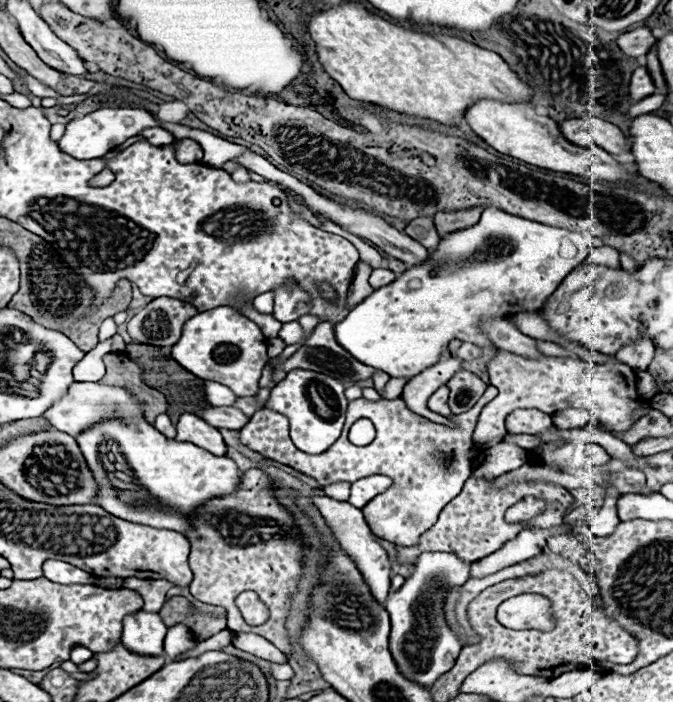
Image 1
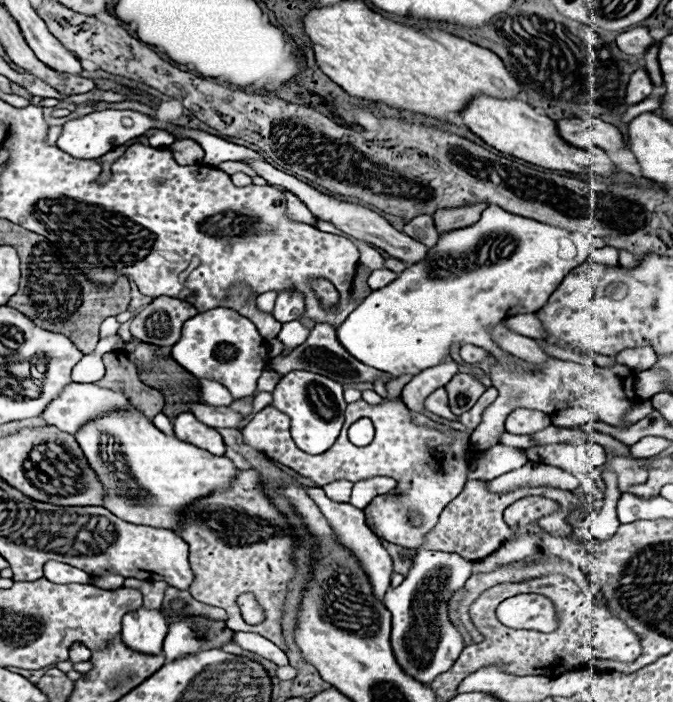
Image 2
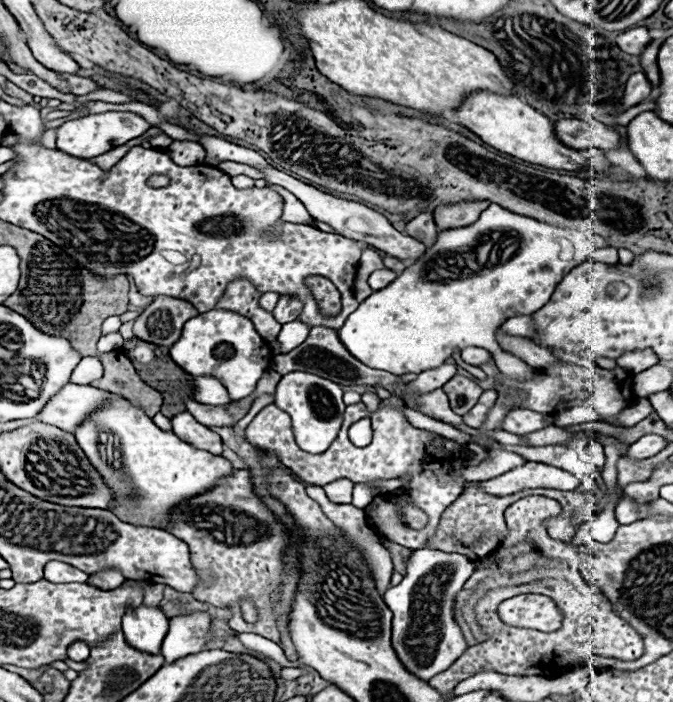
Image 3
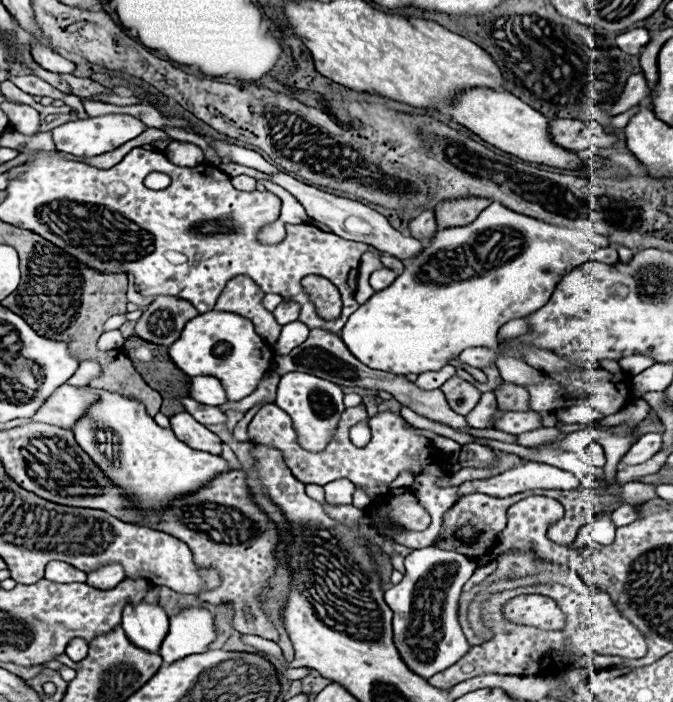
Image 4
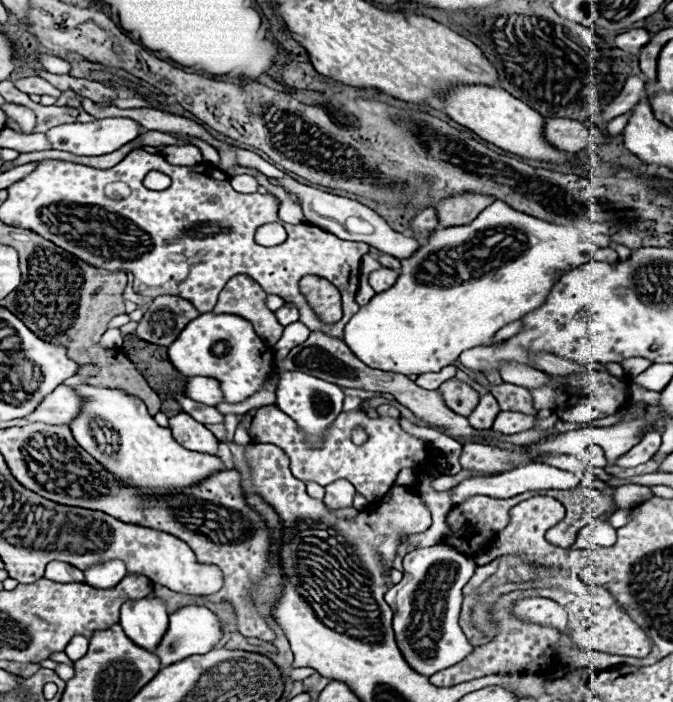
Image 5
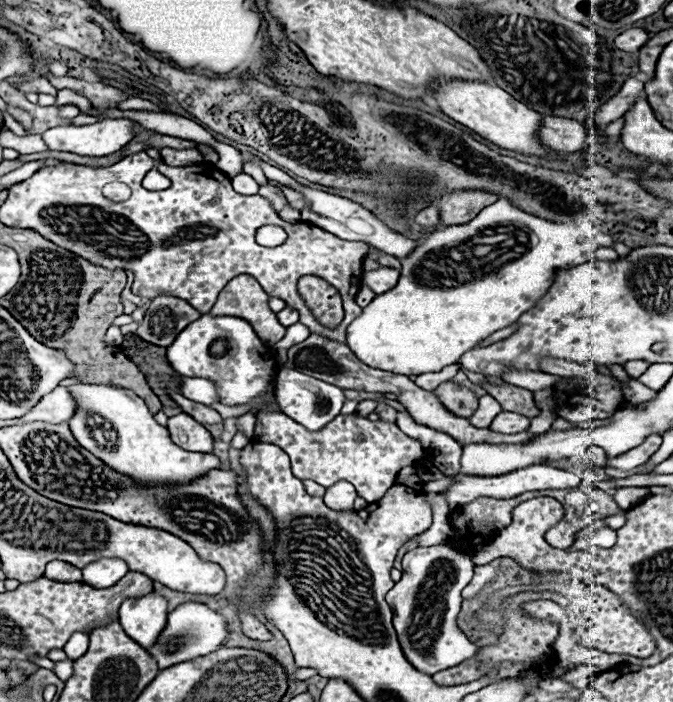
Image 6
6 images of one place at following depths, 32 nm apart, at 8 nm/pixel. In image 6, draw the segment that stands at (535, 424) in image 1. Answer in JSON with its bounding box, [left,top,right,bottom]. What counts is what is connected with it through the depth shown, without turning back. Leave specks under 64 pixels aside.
[490,412,532,434]

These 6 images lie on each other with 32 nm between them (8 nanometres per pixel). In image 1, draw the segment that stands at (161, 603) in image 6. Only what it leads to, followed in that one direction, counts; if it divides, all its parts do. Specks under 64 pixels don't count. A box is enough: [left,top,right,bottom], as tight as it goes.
[122,612,166,656]

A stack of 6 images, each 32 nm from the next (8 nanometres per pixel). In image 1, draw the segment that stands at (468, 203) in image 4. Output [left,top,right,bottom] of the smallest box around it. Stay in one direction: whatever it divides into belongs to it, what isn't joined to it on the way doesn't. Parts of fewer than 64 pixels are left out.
[434,208,484,238]

